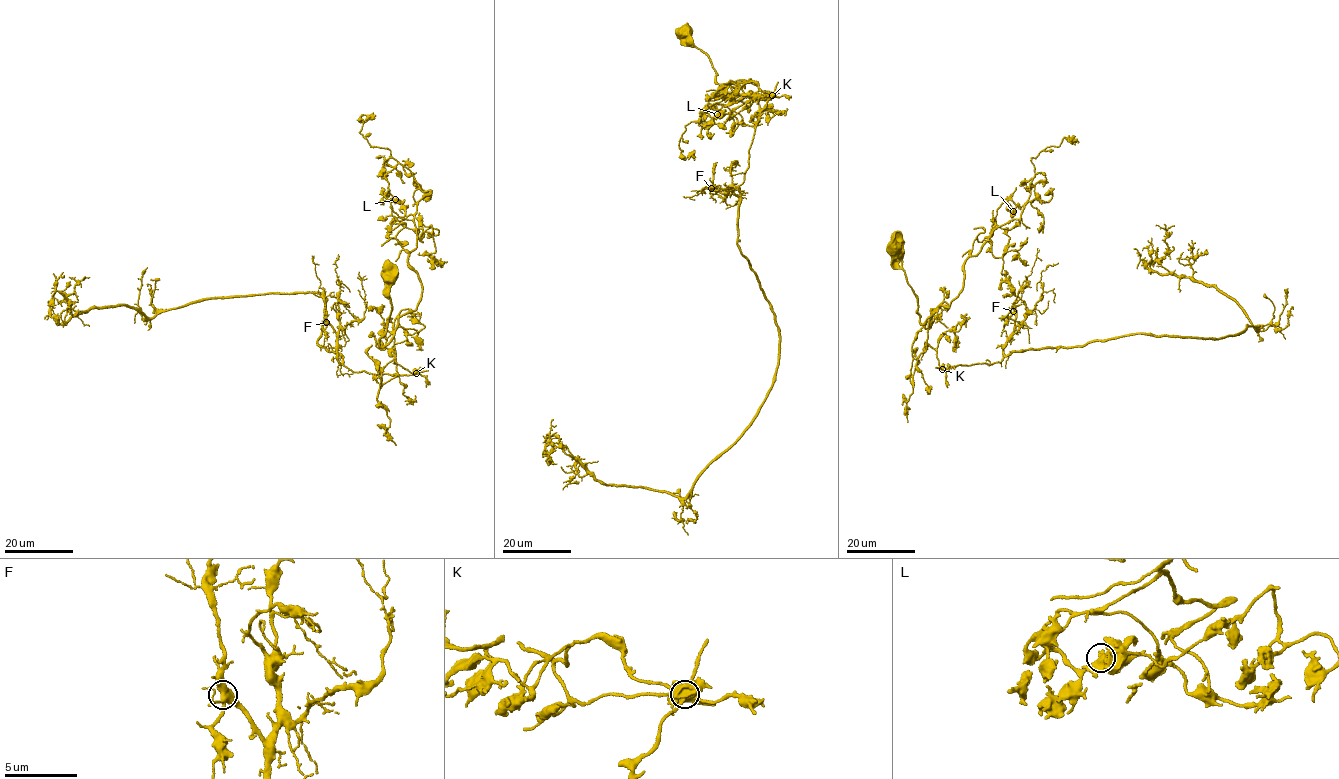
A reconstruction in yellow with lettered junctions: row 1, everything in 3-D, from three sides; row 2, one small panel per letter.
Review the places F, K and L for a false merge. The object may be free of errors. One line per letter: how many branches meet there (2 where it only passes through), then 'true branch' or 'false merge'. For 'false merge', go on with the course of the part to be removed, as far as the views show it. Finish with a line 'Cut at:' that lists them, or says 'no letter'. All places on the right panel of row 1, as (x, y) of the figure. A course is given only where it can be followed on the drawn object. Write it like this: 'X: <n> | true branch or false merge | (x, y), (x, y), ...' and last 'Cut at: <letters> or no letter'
F: 5 | true branch
K: 5 | false merge | (941, 369), (1133, 333), (1218, 339), (1255, 329), (1211, 285), (1149, 269), (1167, 248), (1156, 225)
L: 5 | true branch
Cut at: K

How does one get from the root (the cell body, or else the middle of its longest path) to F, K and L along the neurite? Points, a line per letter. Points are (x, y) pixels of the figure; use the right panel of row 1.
F: (893, 249), (916, 297), (920, 323), (929, 319), (927, 342), (943, 369), (1001, 362), (1013, 311)
K: (893, 249), (901, 261), (905, 277), (916, 297), (920, 323), (929, 319), (927, 342), (937, 351), (941, 369)
L: (893, 249), (922, 325), (959, 294), (966, 259), (991, 234), (1001, 204), (1010, 199), (1013, 211)

